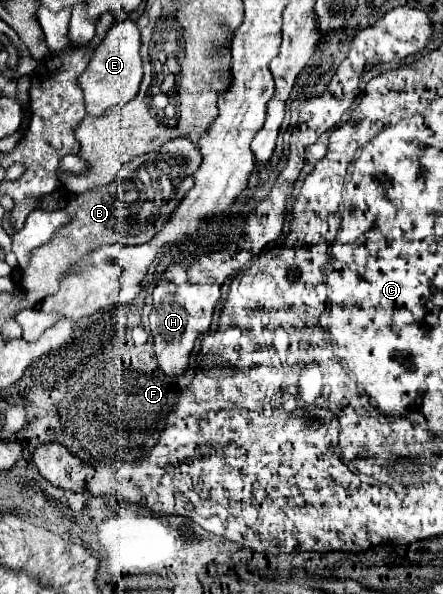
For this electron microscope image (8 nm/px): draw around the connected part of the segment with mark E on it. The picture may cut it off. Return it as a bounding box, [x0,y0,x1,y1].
[77,20,143,116]

